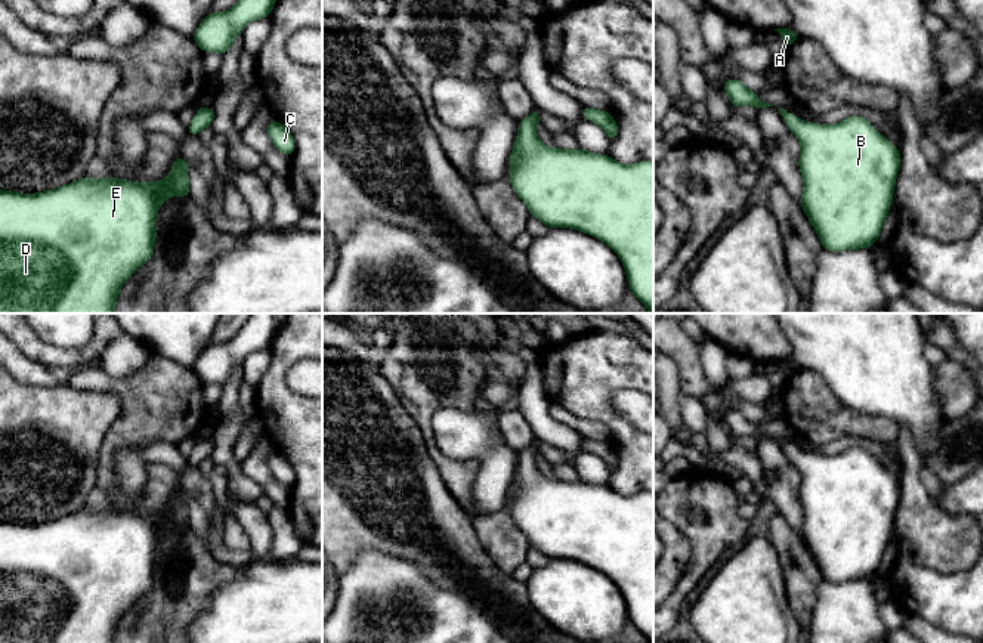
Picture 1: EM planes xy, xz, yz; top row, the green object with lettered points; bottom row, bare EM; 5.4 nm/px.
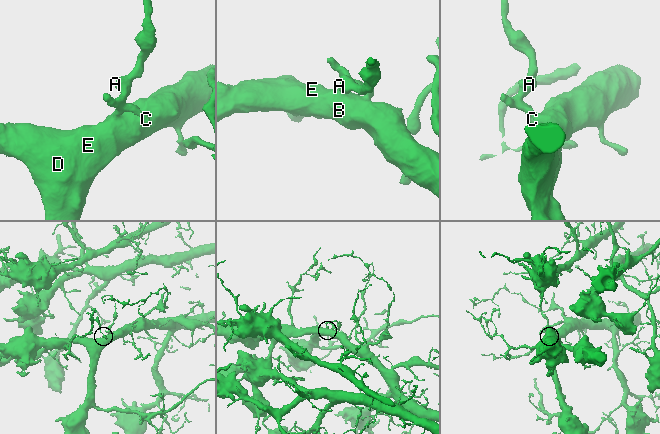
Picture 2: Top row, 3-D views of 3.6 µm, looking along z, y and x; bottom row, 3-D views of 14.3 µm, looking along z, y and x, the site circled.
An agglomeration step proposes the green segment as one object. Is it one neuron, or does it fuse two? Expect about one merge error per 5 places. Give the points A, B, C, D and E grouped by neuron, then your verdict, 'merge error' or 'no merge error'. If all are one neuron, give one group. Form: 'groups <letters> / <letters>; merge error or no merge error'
groups A B C D E; no merge error

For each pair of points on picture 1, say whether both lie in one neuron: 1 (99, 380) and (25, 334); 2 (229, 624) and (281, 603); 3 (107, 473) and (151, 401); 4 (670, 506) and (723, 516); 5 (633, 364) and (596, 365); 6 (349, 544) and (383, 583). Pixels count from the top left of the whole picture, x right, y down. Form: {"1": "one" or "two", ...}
{"1": "two", "2": "one", "3": "one", "4": "one", "5": "one", "6": "two"}

